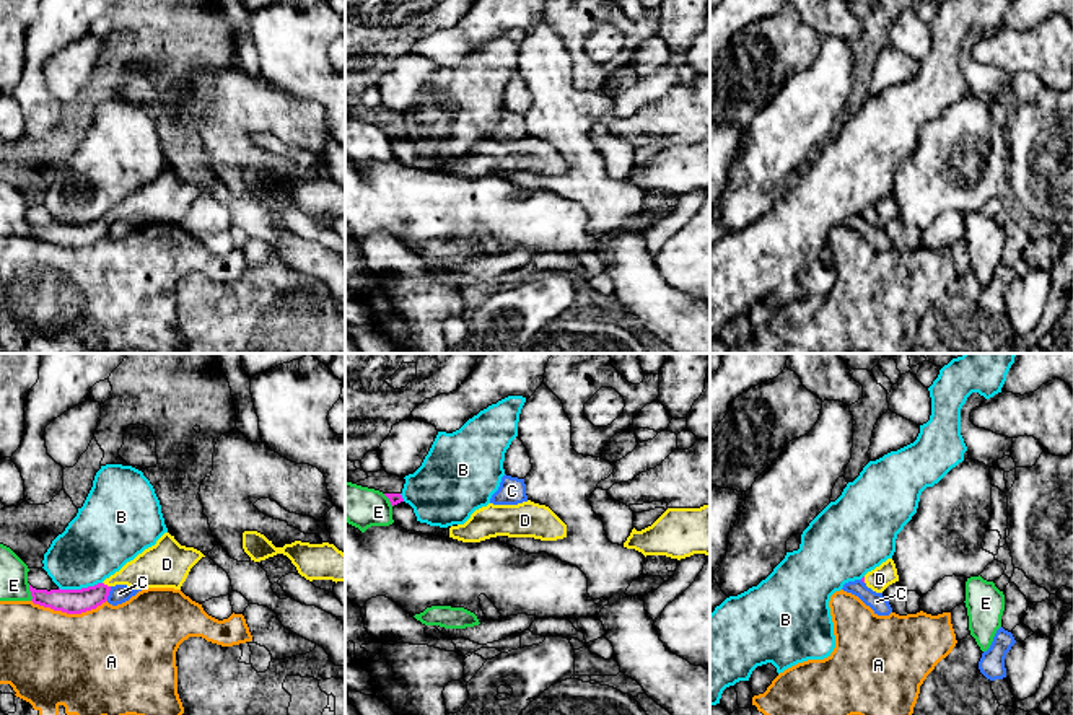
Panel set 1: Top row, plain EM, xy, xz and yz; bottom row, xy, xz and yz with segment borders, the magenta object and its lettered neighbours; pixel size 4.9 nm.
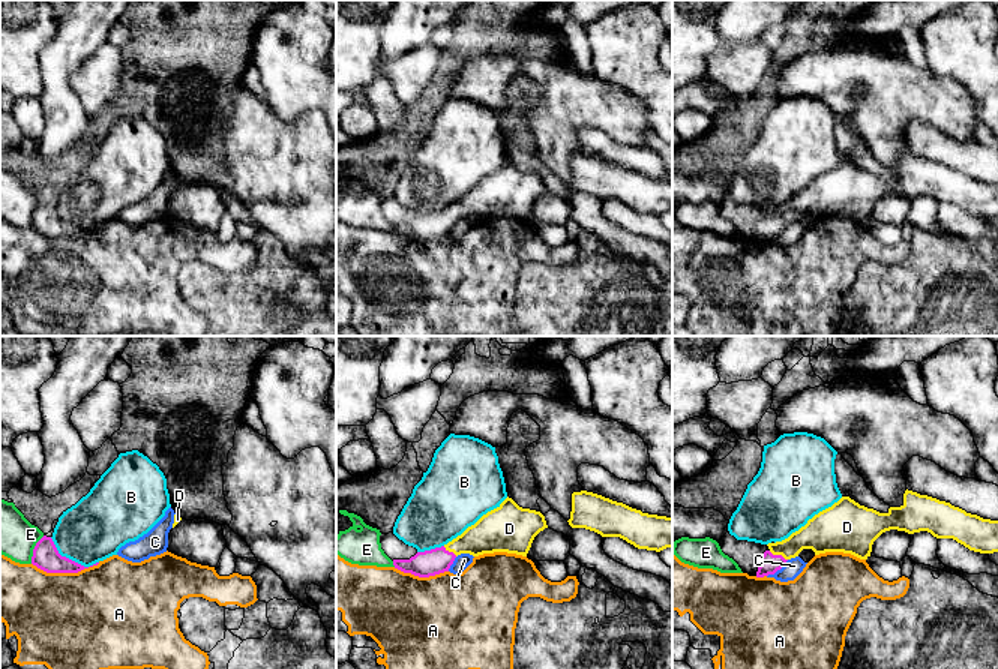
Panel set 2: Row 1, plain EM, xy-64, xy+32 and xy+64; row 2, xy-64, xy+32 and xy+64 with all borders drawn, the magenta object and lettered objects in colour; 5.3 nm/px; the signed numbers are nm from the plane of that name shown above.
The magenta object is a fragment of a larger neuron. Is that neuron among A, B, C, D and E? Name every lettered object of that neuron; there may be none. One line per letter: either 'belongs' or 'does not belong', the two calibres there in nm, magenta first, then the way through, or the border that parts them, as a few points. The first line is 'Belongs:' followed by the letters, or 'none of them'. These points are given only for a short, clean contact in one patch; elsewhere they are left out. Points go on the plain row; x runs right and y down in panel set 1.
Belongs: D
A: does not belong; calibres 130 and 480 nm
B: does not belong; calibres 130 and 340 nm; border xy (101, 217), (91, 222), (59, 223)
C: does not belong; calibres 130 and 90 nm; border xy (111, 222), (106, 235)
D: belongs; calibres 130 and 190 nm; way xy (72, 236), (95, 232), (106, 220), (116, 214), (153, 202)
E: does not belong; calibres 130 and 140 nm; border xy (28, 220), (31, 235)

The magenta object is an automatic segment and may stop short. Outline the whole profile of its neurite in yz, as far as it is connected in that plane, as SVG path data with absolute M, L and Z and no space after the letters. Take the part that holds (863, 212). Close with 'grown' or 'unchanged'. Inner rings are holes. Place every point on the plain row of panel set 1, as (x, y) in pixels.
M887 194L874 205L868 207L861 217L876 228L882 228L889 220L899 217L897 204L892 194Z | grown

